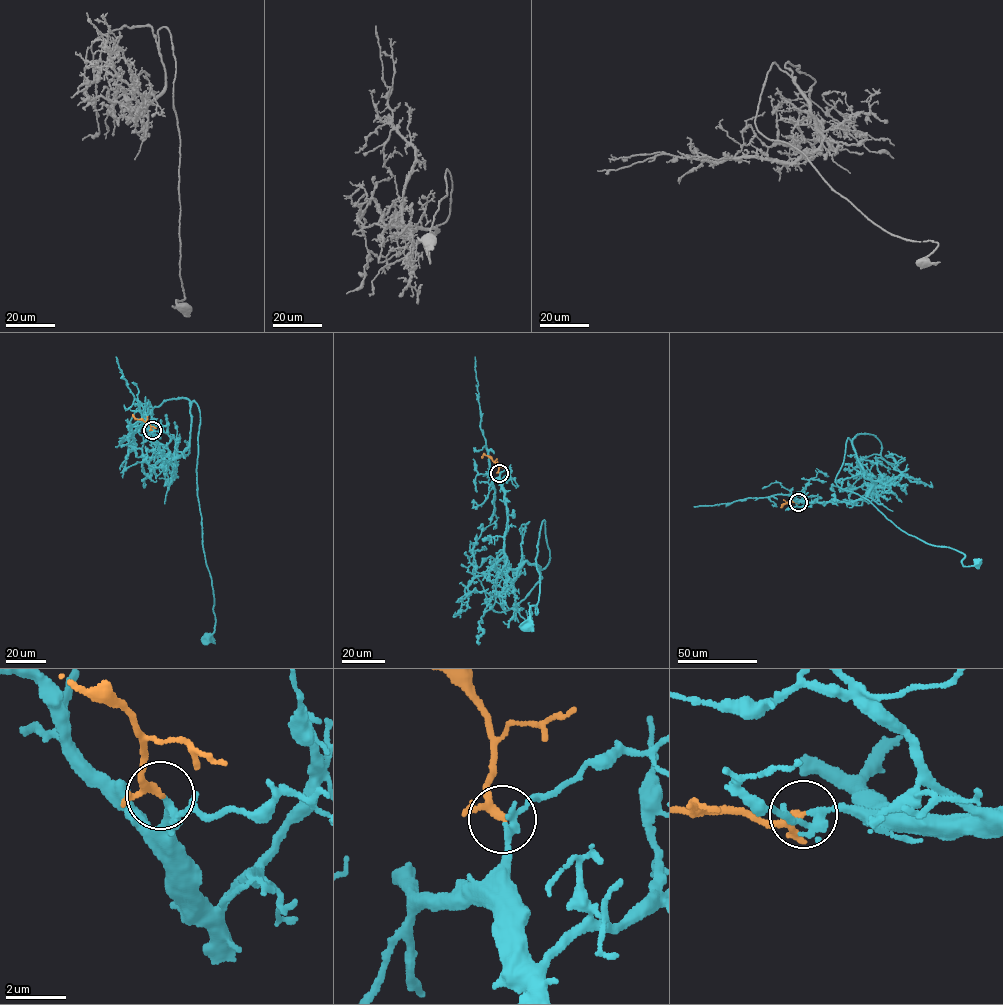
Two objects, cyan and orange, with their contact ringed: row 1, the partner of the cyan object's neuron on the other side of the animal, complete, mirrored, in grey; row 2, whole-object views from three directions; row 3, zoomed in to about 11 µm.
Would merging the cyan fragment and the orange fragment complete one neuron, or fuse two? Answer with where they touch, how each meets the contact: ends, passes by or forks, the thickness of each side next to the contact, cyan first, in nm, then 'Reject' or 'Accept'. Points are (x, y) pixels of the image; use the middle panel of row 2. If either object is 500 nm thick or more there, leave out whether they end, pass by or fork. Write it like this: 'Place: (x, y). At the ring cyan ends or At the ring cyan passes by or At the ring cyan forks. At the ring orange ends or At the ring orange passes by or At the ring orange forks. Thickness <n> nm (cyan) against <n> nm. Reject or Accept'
Place: (499, 473). At the ring cyan passes by. At the ring orange forks. Thickness 200 nm (cyan) against 160 nm. Accept

